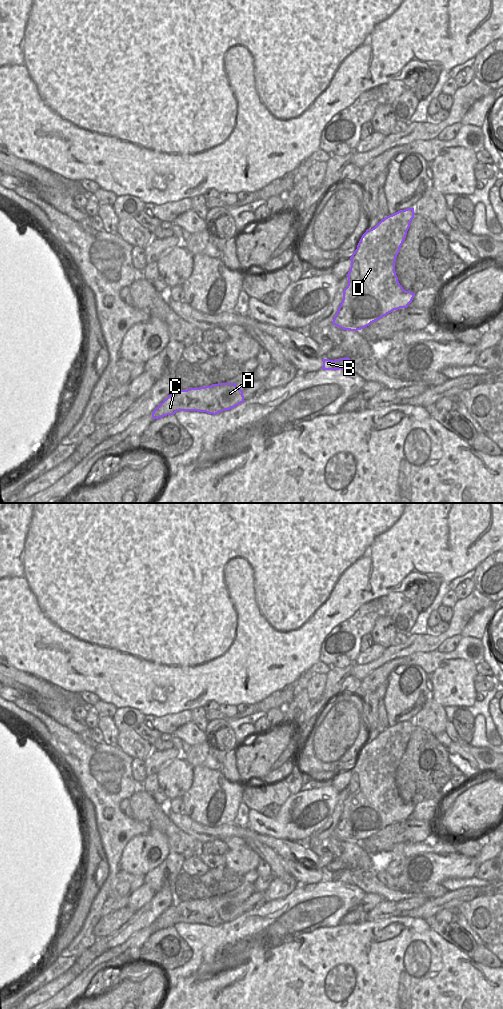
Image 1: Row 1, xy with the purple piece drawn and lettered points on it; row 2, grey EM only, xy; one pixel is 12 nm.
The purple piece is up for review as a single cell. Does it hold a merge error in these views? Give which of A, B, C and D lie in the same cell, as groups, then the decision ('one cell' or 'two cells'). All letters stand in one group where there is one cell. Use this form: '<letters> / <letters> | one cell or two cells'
A B C / D | two cells

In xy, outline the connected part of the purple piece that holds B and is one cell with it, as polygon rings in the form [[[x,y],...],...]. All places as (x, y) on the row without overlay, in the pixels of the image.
[[[322,871],[323,873],[323,879],[322,882],[339,882],[337,875],[333,872],[329,871]]]

